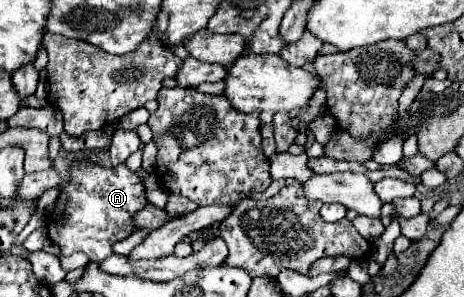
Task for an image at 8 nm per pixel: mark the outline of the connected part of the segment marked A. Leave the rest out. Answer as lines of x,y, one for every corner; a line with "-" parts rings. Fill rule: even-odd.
74,159
70,175
70,181
60,187
56,205
46,217
48,237
60,247
62,255
82,251
90,257
90,261
100,263
114,253
112,245
116,241
126,239
136,229
132,217
148,203
144,185
124,163
106,169
86,159

